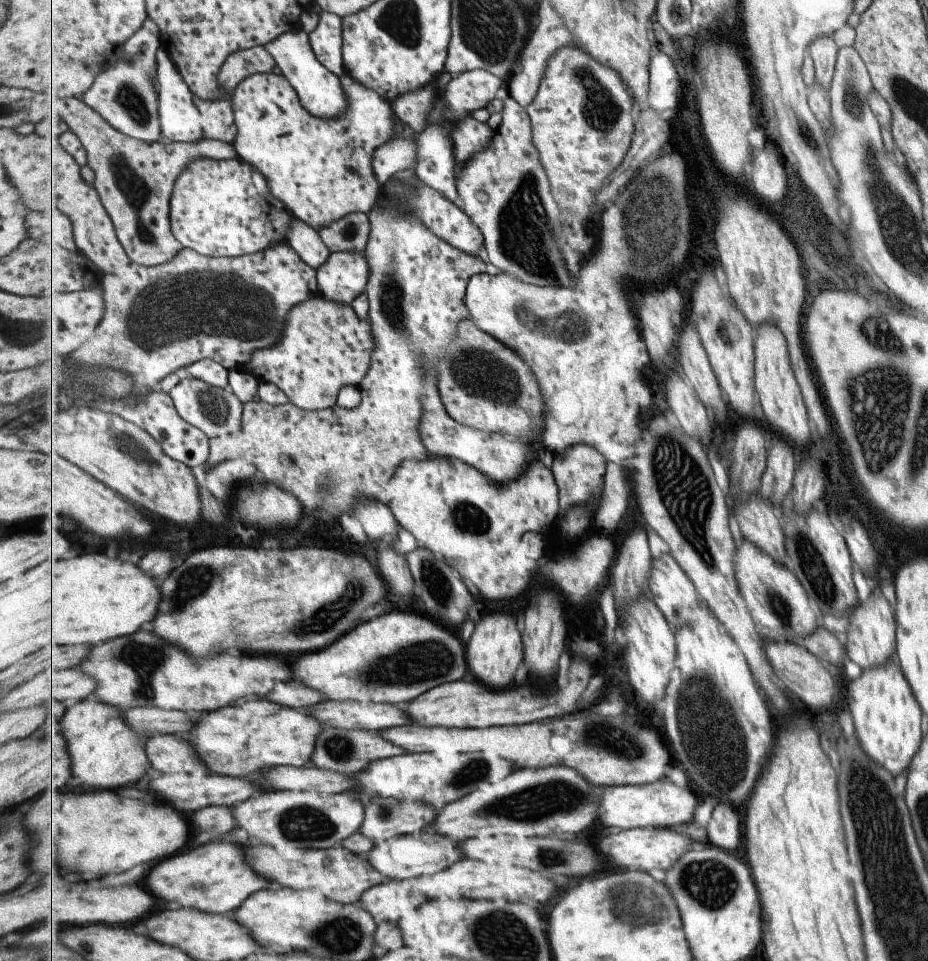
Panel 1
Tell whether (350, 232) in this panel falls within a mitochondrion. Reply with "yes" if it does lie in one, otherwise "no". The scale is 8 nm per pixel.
no

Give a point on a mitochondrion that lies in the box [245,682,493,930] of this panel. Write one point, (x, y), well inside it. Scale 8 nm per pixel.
(302, 822)

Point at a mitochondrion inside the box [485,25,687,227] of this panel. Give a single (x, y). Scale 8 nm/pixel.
(602, 110)

